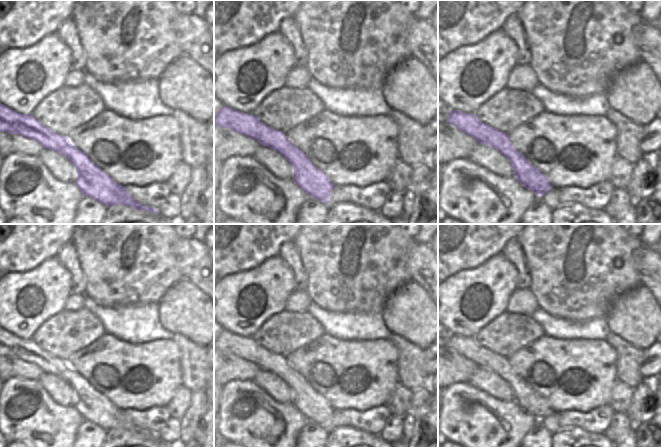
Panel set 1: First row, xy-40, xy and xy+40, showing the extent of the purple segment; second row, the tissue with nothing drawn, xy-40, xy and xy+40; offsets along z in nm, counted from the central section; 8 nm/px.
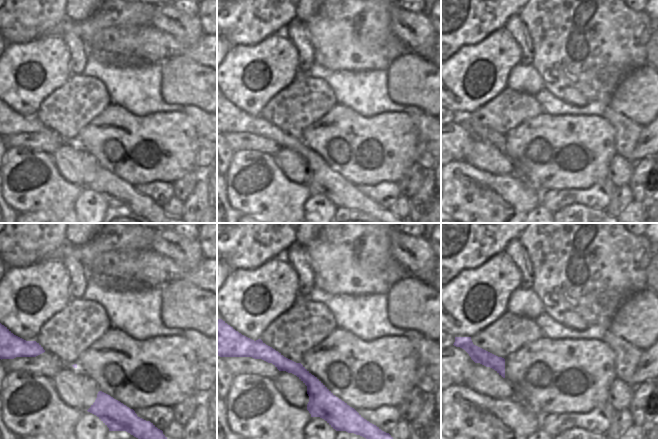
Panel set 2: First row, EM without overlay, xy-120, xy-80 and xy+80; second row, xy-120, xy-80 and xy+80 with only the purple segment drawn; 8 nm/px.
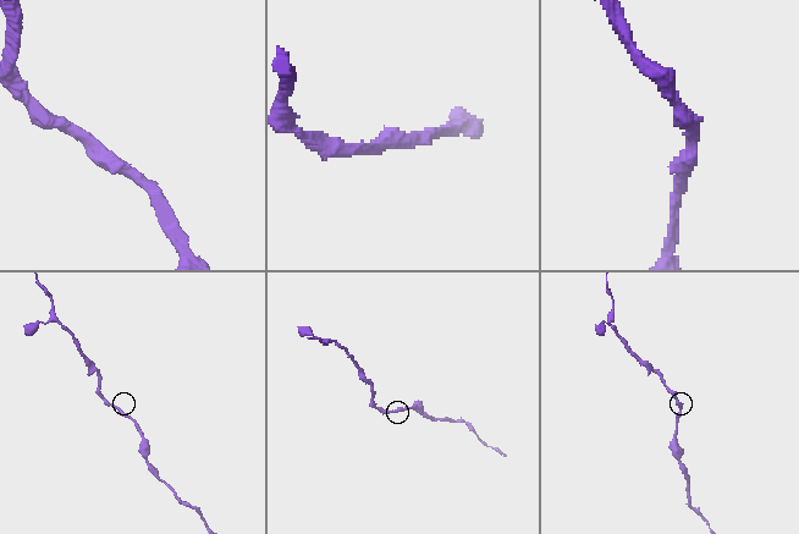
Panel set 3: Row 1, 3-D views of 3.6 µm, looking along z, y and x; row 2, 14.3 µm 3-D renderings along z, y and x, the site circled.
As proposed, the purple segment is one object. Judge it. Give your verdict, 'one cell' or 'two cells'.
one cell

